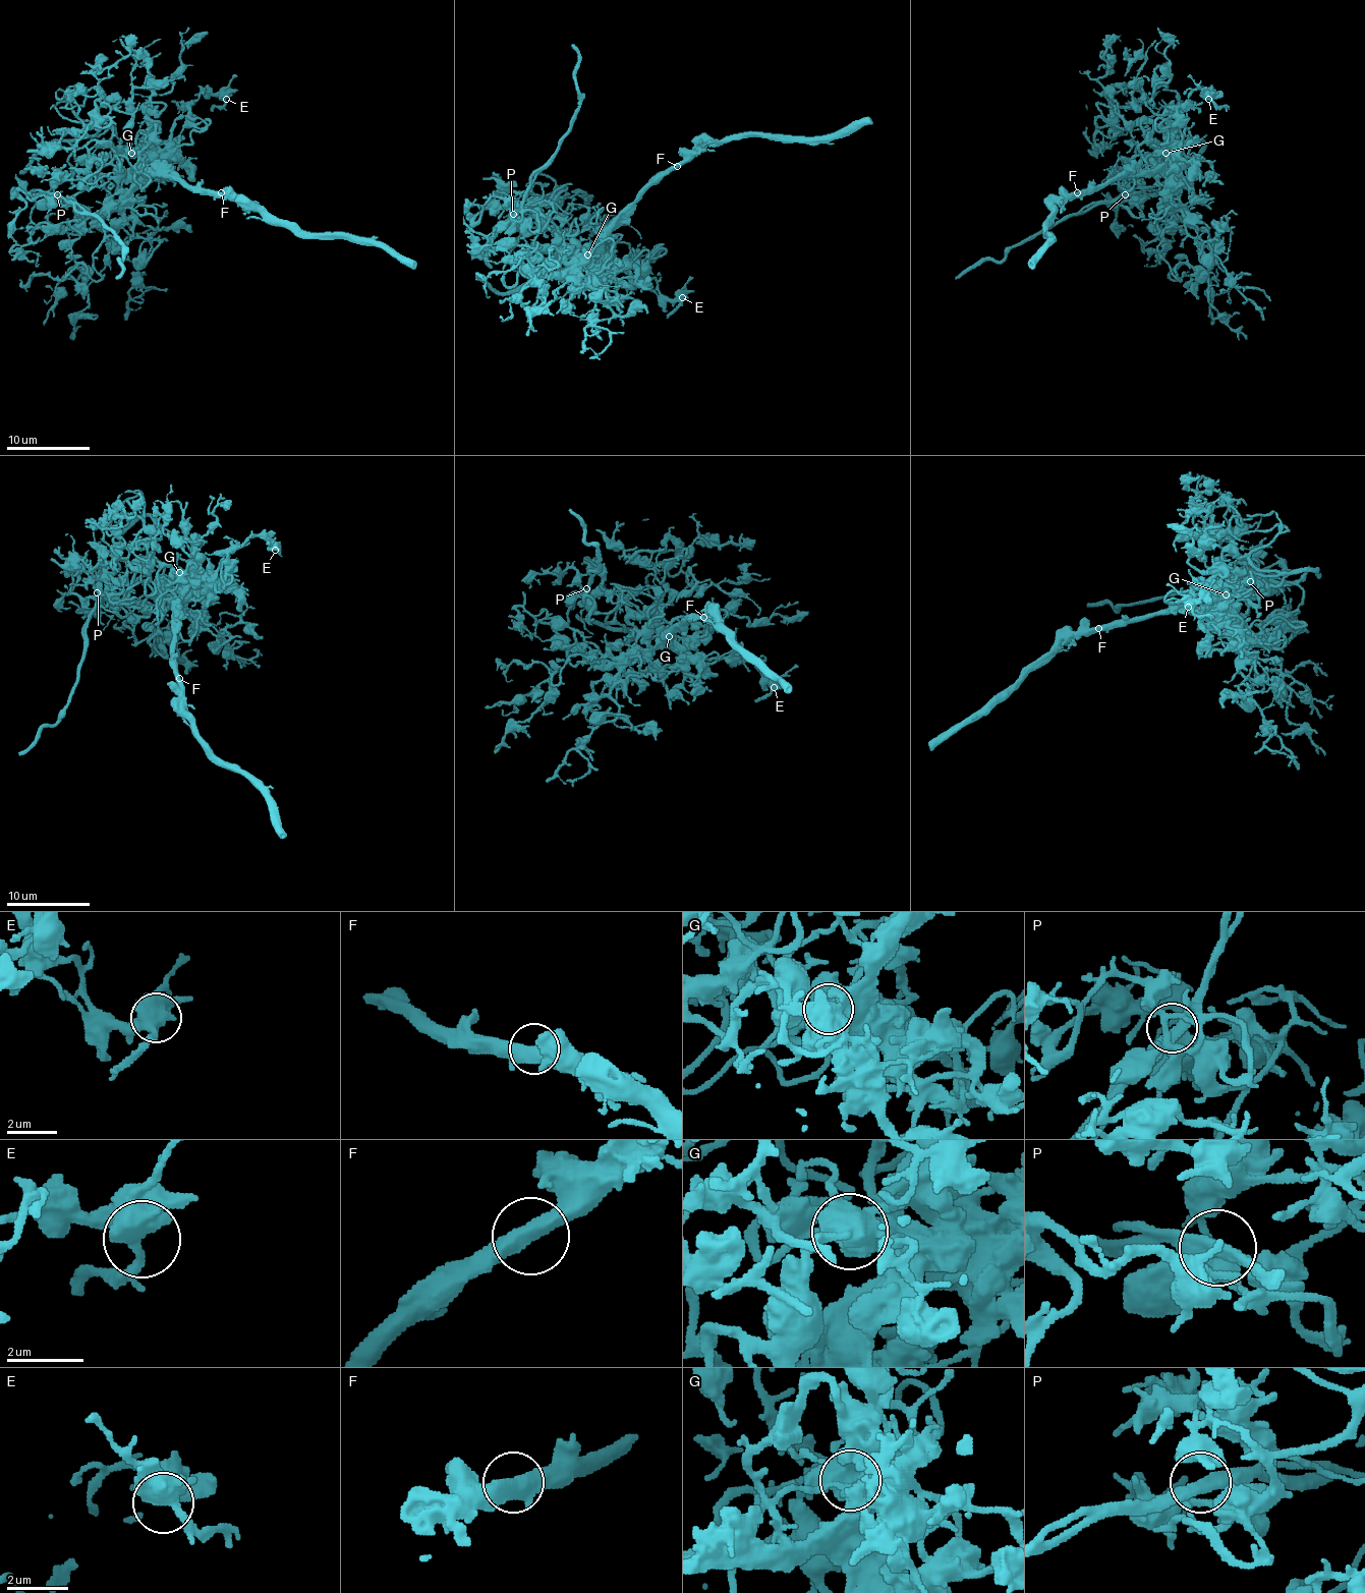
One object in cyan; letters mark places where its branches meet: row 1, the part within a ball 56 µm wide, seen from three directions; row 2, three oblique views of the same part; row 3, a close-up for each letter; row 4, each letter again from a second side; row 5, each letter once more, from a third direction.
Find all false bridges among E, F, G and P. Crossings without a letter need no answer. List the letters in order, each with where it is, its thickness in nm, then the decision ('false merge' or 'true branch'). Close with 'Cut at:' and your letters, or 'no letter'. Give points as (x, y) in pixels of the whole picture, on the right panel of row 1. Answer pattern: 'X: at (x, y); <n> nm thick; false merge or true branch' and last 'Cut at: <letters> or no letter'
E: at (1208, 99); 500 nm thick; true branch
F: at (1077, 192); 400 nm thick; true branch
G: at (1166, 153); 600 nm thick; false merge
P: at (1125, 194); 280 nm thick; true branch
Cut at: G

